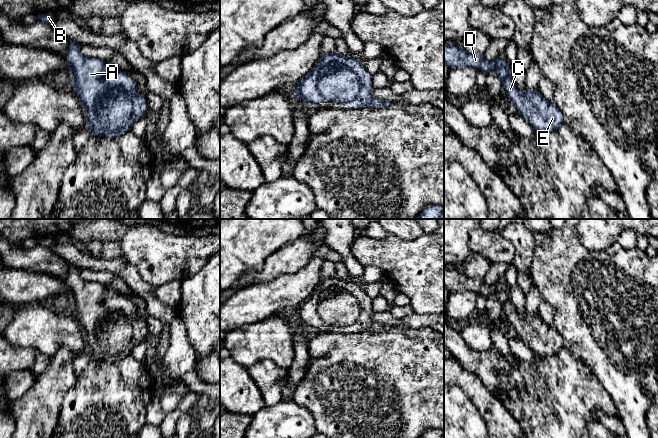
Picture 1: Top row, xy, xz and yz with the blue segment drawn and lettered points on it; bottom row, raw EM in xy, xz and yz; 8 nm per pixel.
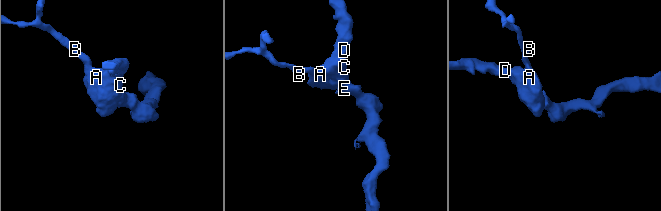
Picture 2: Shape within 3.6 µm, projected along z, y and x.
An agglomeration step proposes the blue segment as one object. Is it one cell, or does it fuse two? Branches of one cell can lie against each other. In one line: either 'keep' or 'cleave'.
keep

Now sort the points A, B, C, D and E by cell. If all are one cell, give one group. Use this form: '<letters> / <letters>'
A B C D E

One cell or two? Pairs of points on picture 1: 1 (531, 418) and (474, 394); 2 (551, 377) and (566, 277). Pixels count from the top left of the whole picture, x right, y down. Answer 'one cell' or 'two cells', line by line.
1: two cells
2: two cells

